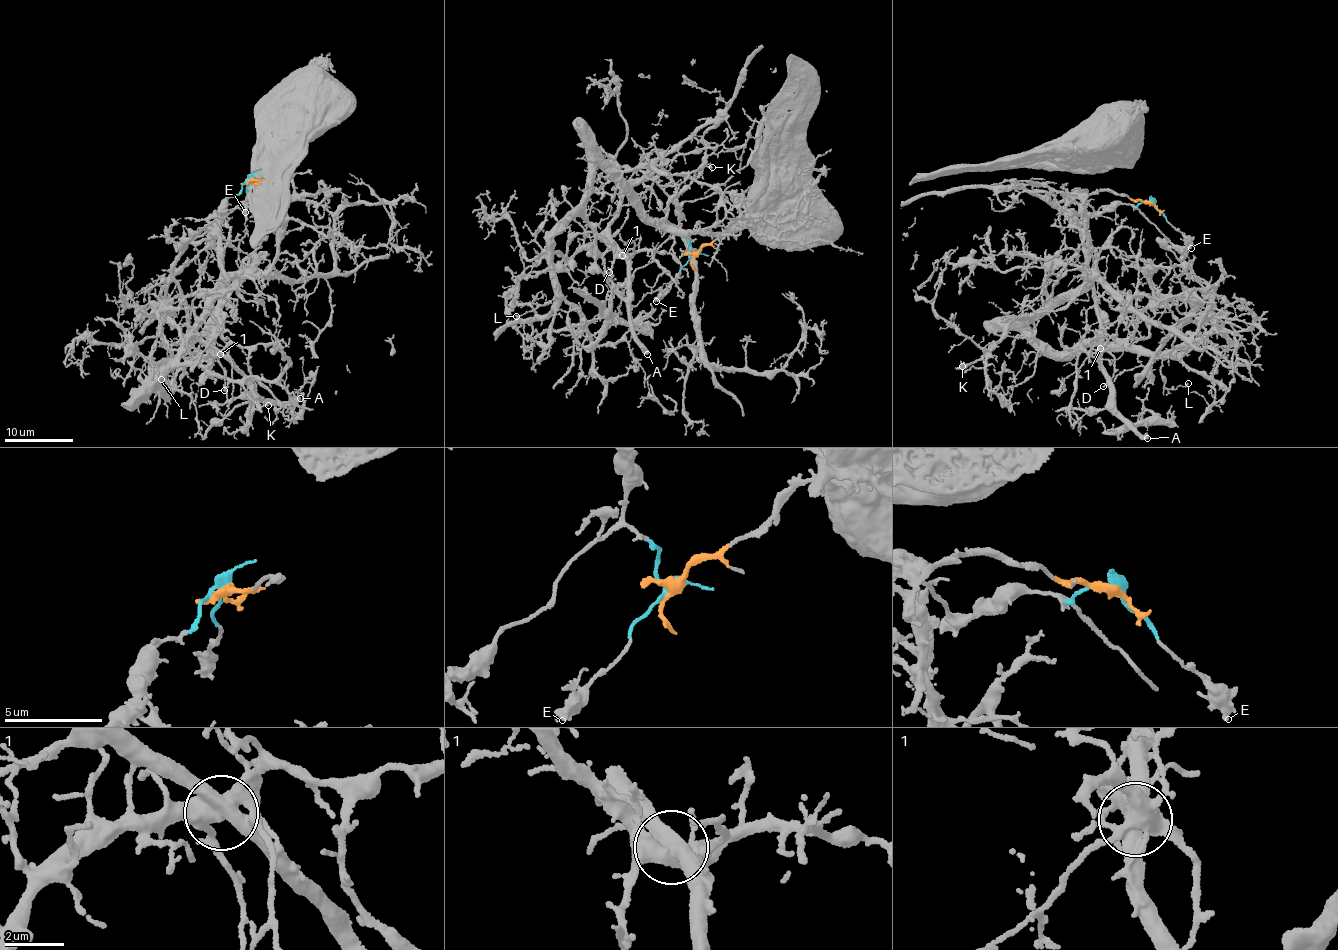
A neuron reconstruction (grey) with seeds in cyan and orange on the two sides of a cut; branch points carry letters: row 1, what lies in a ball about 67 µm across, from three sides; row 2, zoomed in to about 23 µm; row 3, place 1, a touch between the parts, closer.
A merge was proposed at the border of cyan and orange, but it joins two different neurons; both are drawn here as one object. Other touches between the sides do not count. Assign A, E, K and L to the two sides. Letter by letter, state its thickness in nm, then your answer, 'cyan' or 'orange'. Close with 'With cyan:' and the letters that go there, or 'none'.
A: calibre 480 nm; cyan
E: calibre 500 nm; cyan
K: calibre 240 nm; orange
L: calibre 180 nm; orange
With cyan: A, E

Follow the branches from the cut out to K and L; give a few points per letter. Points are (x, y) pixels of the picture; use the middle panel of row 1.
K: (693, 254), (743, 217), (763, 214), (718, 237), (668, 230), (620, 173), (647, 167), (683, 176), (712, 167)
L: (693, 254), (743, 217), (763, 214), (718, 237), (668, 230), (603, 172), (552, 236), (557, 295), (516, 316)

